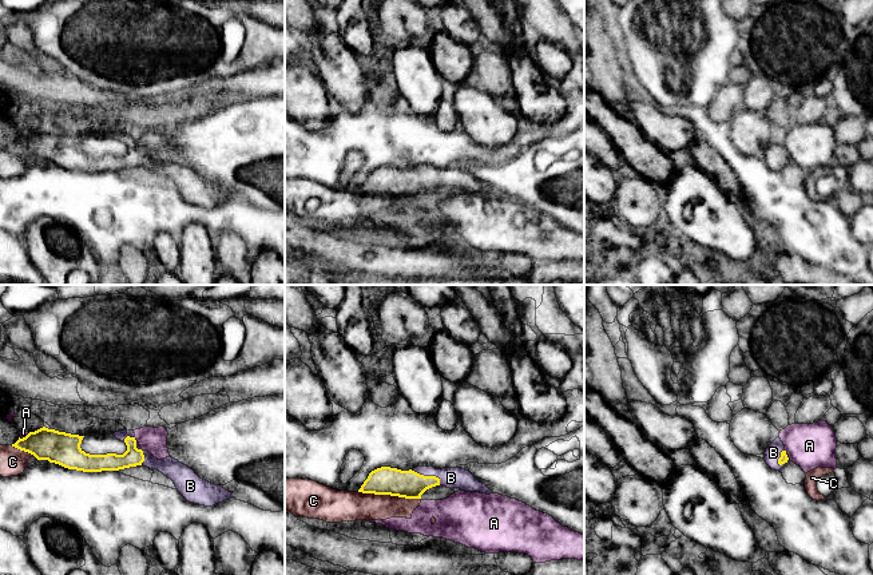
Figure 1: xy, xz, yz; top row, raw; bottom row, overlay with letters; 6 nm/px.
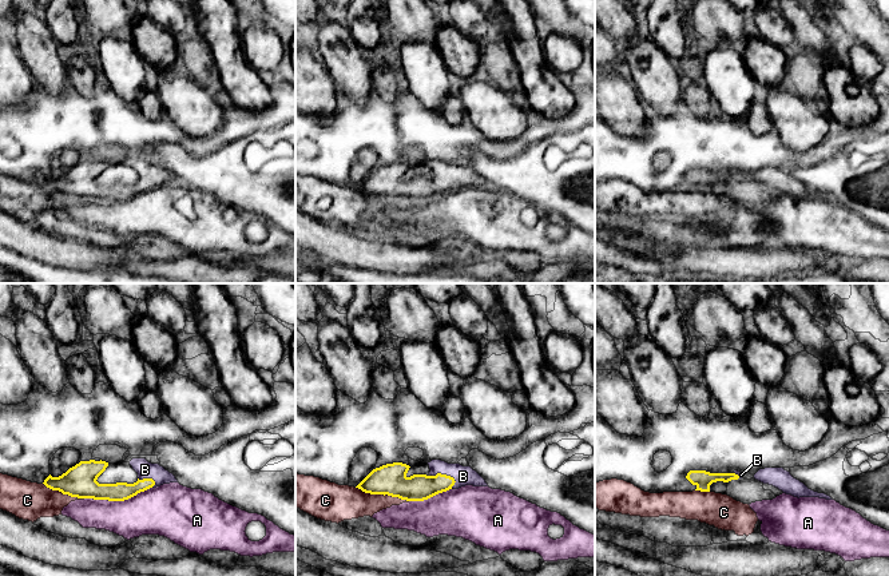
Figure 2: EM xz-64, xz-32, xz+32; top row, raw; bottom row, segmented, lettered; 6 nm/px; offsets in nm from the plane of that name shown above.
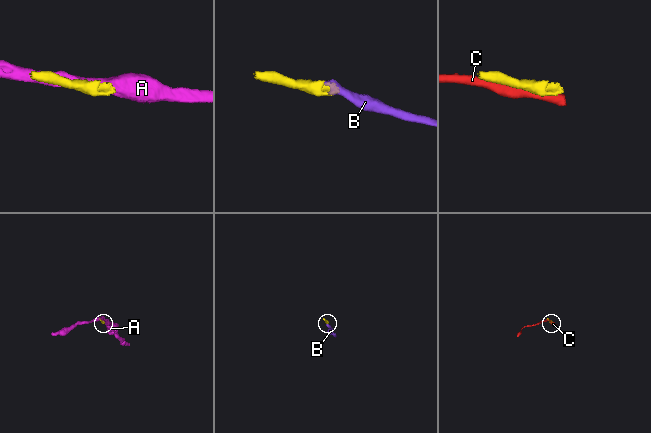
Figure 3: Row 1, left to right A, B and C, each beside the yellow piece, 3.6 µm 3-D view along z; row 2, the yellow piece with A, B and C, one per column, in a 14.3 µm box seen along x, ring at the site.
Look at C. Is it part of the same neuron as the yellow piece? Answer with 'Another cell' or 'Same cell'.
Another cell

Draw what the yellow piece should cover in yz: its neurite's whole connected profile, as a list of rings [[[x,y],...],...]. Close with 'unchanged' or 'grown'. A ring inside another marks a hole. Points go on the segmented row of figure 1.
[[[779,436],[766,448],[765,461],[775,471],[782,469],[790,461]]]; grown

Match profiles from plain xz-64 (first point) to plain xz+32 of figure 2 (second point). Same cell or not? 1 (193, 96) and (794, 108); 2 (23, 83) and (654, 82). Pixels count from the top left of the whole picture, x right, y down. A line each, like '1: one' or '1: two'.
1: one
2: two

